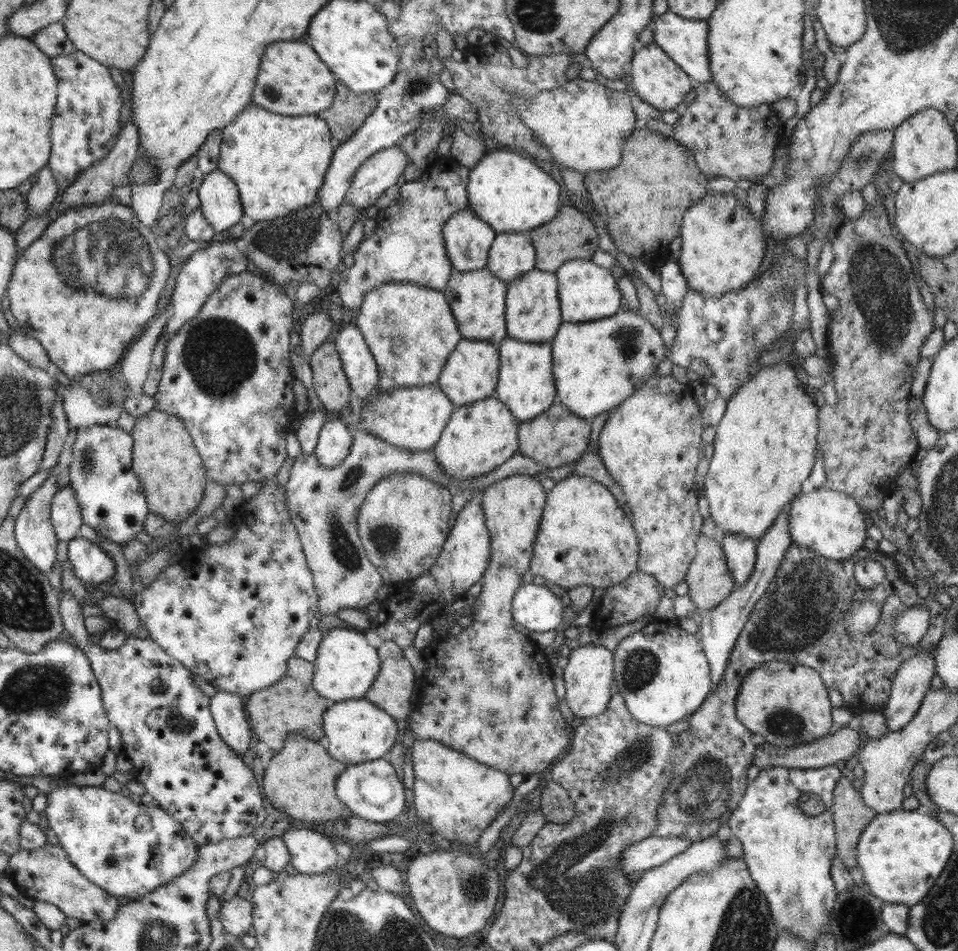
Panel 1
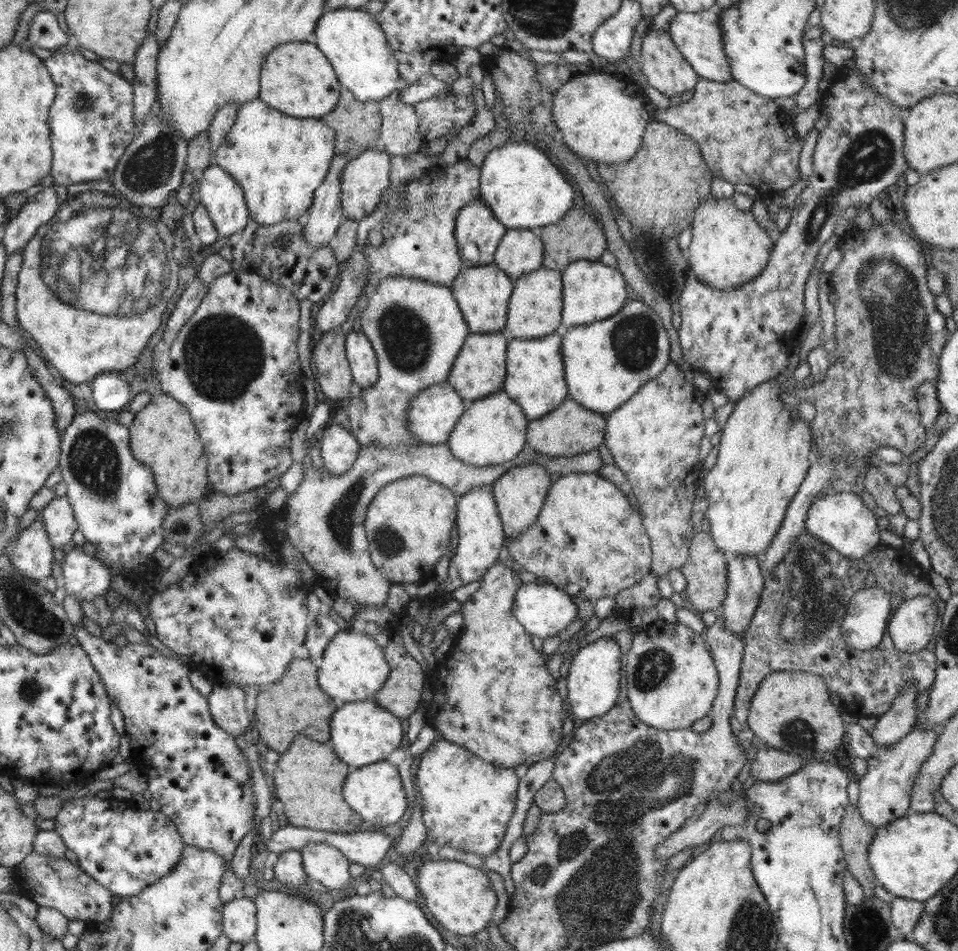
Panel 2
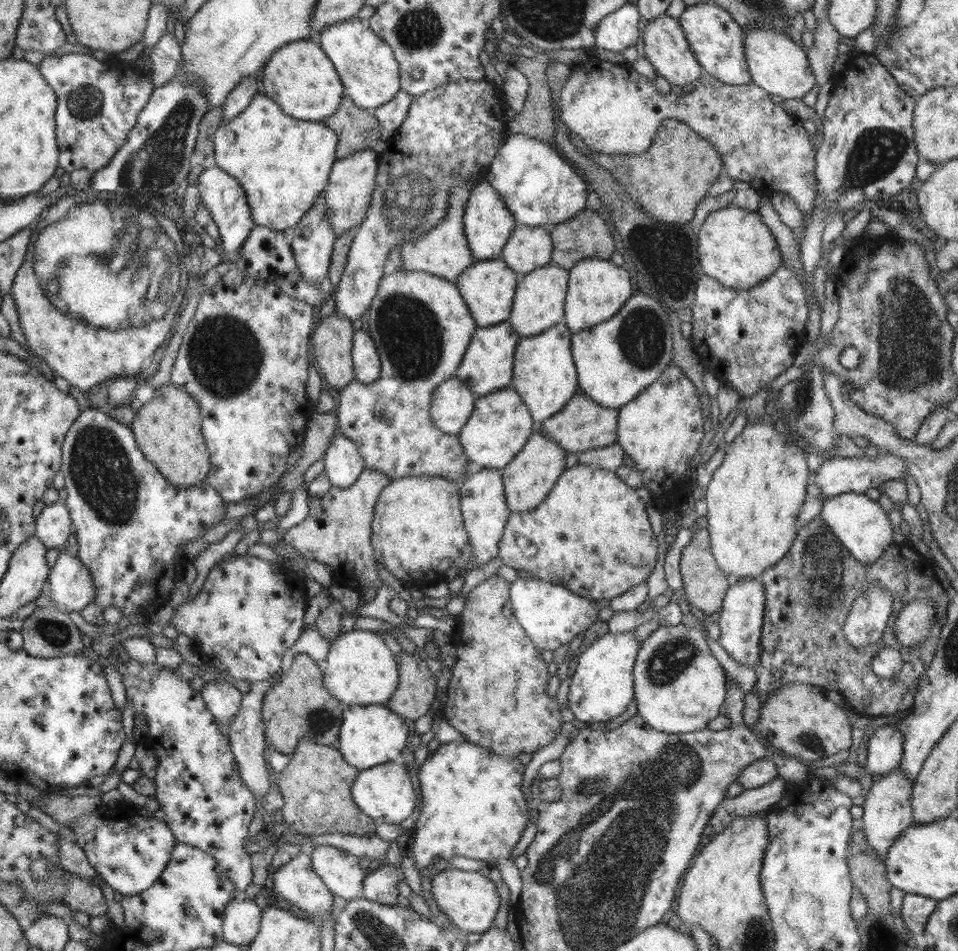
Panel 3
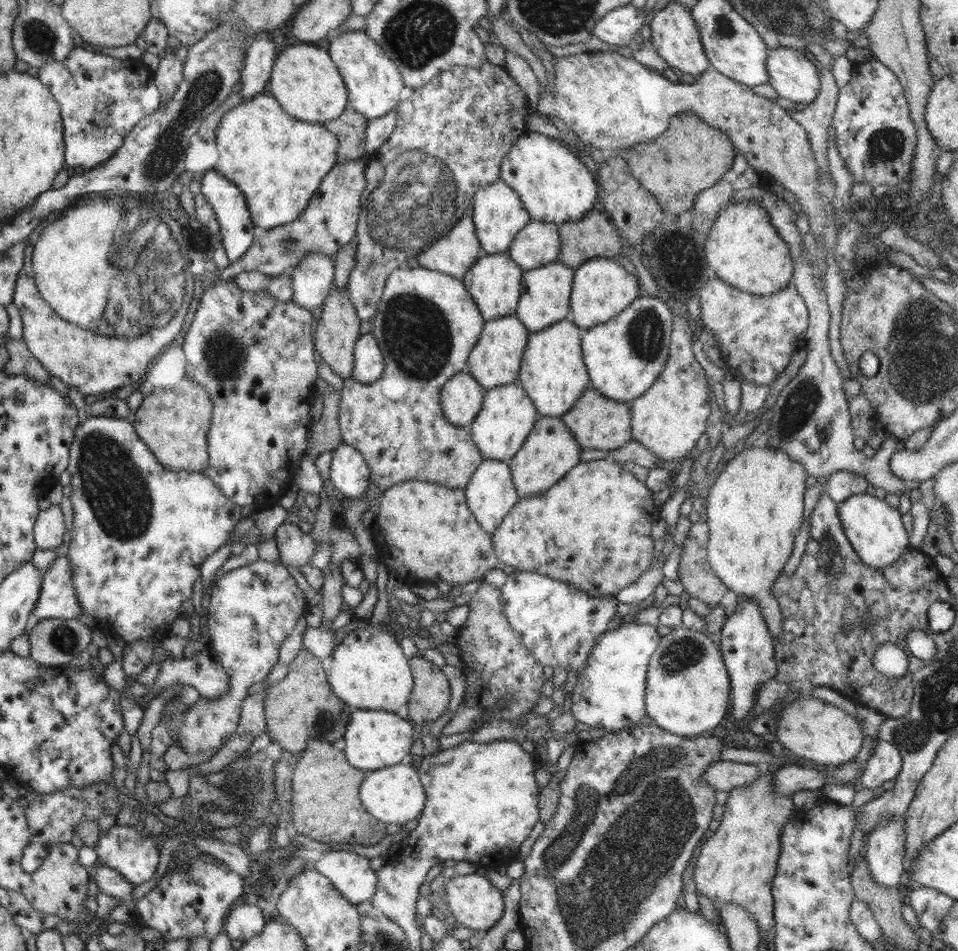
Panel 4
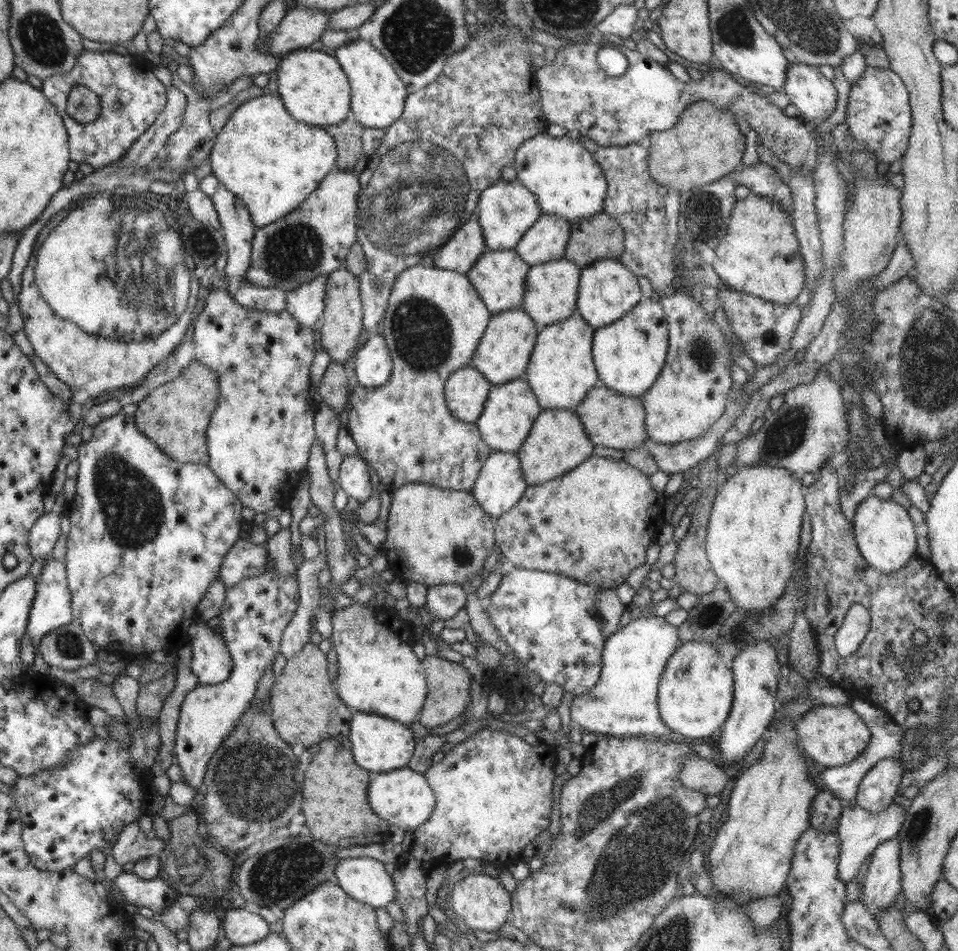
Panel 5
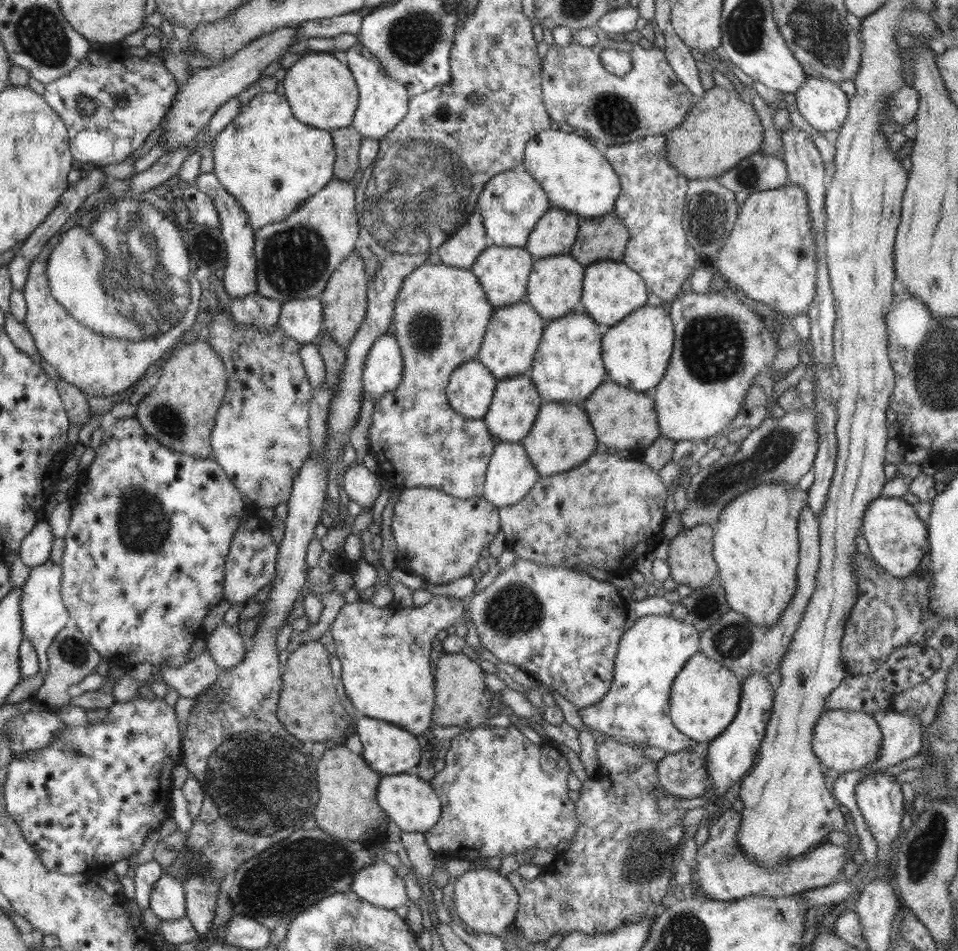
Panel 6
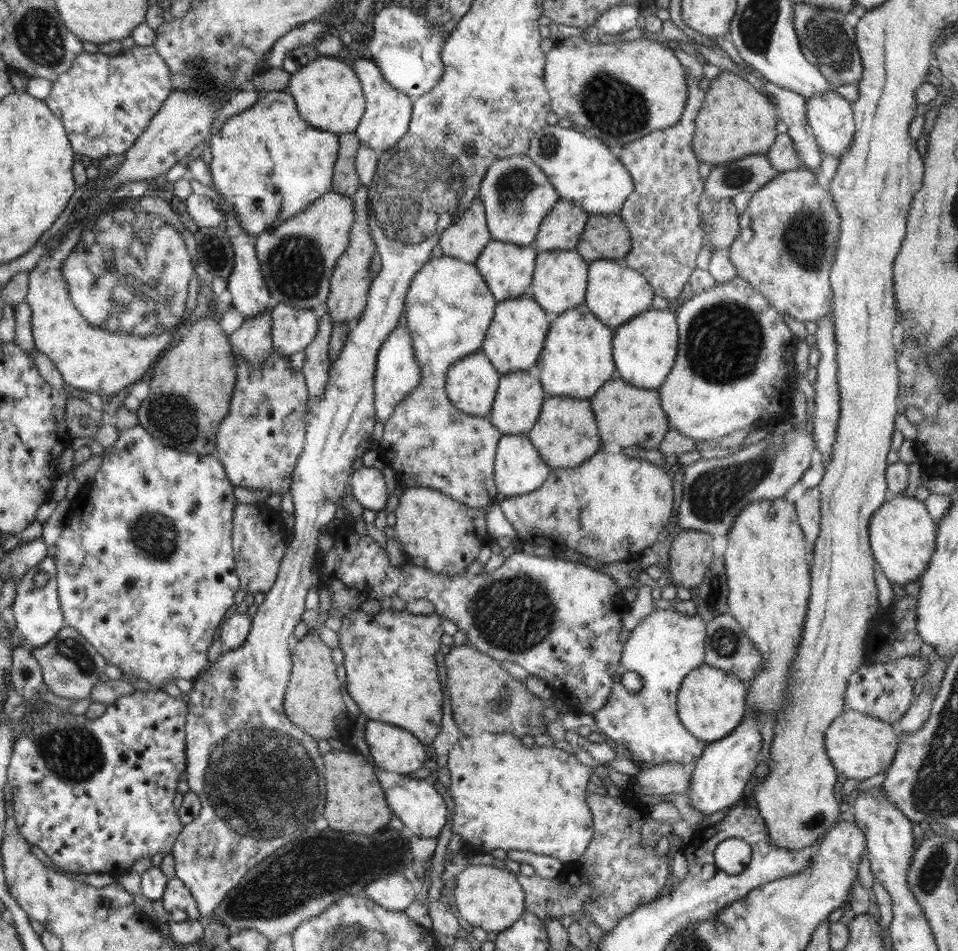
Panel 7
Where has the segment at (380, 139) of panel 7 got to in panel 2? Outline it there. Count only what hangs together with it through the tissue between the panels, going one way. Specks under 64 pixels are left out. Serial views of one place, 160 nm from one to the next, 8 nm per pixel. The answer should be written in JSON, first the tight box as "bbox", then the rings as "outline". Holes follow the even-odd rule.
{"bbox":[315,8,402,102],"outline":[[[341,8],[323,11],[315,28],[315,45],[331,62],[341,86],[347,89],[360,102],[380,102],[402,87],[402,80],[397,67],[397,60],[380,25],[364,9]]]}

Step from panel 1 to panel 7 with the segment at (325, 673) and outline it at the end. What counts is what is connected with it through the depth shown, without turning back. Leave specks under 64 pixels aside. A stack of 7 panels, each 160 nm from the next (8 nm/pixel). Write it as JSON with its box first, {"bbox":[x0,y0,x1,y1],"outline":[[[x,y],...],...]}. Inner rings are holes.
{"bbox":[337,610,444,744],"outline":[[[362,610],[352,611],[343,618],[342,627],[337,632],[339,647],[343,650],[343,666],[346,669],[346,691],[362,714],[368,719],[399,726],[411,732],[422,744],[432,744],[440,732],[444,696],[438,680],[438,666],[434,655],[439,651],[444,635],[440,625],[441,616],[436,612],[427,615],[408,611],[379,611],[368,614]]]}

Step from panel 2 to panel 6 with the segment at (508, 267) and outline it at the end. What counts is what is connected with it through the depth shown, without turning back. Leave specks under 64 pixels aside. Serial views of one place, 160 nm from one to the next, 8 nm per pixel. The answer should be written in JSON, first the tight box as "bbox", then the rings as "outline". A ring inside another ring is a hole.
{"bbox":[525,208,580,259],"outline":[[[550,208],[528,235],[525,249],[534,259],[568,255],[576,242],[580,216]]]}

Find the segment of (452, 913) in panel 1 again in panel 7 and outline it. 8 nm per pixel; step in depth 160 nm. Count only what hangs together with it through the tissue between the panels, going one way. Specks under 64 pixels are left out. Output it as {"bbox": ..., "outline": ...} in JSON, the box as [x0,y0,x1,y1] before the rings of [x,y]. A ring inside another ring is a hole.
{"bbox":[454,864,525,933],"outline":[[[485,864],[467,865],[456,878],[456,888],[454,888],[454,898],[458,914],[473,926],[483,928],[486,932],[499,933],[512,926],[525,911],[525,892],[521,884],[517,881],[516,875],[506,868],[496,868]]]}

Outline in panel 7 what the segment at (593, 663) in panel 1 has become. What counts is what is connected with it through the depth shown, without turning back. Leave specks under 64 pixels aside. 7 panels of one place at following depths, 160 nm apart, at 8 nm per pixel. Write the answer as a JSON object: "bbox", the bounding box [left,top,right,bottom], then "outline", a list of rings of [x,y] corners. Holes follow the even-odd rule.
{"bbox":[592,608,707,770],"outline":[[[654,608],[631,631],[623,645],[608,701],[592,716],[595,729],[606,734],[609,742],[628,748],[640,770],[672,761],[690,769],[704,752],[707,742],[692,736],[680,722],[677,695],[684,677],[705,663],[707,628],[697,614],[684,615],[674,609]],[[627,670],[642,677],[642,690],[638,694],[630,694],[622,684],[622,675]]]}

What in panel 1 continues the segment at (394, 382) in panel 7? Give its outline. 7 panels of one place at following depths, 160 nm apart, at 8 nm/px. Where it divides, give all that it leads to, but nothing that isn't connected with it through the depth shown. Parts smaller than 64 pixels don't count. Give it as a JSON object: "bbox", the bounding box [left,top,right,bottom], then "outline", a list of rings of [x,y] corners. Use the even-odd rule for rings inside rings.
{"bbox":[335,322,380,398],"outline":[[[352,322],[341,327],[335,340],[335,347],[340,356],[343,371],[348,377],[351,390],[358,398],[369,398],[376,391],[380,373],[378,365],[360,332]]]}

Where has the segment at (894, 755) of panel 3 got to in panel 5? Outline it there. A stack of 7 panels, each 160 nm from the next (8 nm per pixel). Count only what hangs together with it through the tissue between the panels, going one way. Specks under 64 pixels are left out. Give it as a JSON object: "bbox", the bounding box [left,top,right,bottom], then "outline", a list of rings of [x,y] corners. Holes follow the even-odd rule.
{"bbox":[855,760,904,813],"outline":[[[879,760],[860,781],[855,803],[871,813],[885,811],[898,795],[903,772],[904,768],[899,760]]]}

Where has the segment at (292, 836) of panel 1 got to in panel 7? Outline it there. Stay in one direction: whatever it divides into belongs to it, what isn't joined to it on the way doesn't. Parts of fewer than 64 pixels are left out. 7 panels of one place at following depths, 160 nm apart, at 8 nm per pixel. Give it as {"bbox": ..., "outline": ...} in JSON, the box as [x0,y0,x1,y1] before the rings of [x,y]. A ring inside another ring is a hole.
{"bbox":[363,873,417,911],"outline":[[[390,873],[373,880],[363,894],[389,911],[405,911],[416,899],[417,889],[403,874]]]}

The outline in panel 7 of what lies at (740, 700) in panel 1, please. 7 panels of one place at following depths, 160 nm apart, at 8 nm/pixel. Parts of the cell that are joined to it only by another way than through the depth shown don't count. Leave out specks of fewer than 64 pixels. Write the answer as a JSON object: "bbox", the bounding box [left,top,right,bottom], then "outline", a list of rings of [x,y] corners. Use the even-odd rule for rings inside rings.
{"bbox":[825,709,900,781],"outline":[[[851,709],[844,710],[844,714],[836,717],[825,732],[826,754],[830,762],[846,779],[856,778],[861,781],[886,772],[900,741],[893,725]]]}

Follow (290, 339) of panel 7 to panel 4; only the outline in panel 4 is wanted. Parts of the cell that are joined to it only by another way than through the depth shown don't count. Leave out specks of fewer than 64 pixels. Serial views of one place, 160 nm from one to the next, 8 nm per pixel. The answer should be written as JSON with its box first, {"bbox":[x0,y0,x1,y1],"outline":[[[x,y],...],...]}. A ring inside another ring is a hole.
{"bbox":[290,253,334,312],"outline":[[[308,253],[290,272],[291,300],[310,312],[320,308],[333,286],[333,265],[334,262],[324,253]]]}

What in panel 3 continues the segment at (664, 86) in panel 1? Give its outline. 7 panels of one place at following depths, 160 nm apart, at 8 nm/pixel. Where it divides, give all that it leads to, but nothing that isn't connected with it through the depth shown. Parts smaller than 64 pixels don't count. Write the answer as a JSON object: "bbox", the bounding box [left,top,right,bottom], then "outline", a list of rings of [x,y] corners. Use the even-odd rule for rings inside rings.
{"bbox":[643,14,703,87],"outline":[[[660,14],[652,18],[643,32],[645,58],[653,64],[657,76],[666,79],[668,83],[683,87],[692,84],[701,78],[703,68],[696,60],[695,54],[690,50],[690,45],[677,18]]]}

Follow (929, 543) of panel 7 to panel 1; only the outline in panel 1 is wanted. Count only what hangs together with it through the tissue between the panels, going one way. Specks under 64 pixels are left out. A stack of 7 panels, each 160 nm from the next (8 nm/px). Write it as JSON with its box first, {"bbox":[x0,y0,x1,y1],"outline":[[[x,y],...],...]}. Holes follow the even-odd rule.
{"bbox":[786,487,869,561],"outline":[[[821,487],[805,494],[797,494],[793,501],[786,507],[789,512],[789,527],[792,542],[798,546],[806,546],[810,550],[821,554],[826,559],[842,561],[854,557],[860,549],[864,548],[864,540],[868,538],[867,527],[869,523],[865,521],[865,516],[858,503],[846,493],[837,490]]]}

